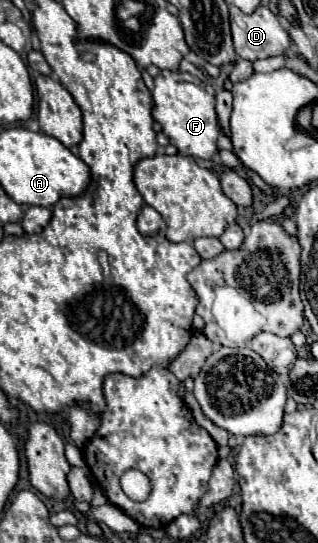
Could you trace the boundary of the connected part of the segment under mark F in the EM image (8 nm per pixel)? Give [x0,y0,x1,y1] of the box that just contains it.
[151,71,217,159]

